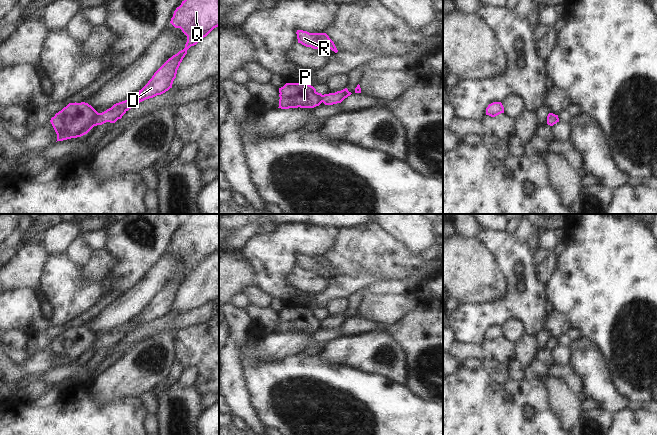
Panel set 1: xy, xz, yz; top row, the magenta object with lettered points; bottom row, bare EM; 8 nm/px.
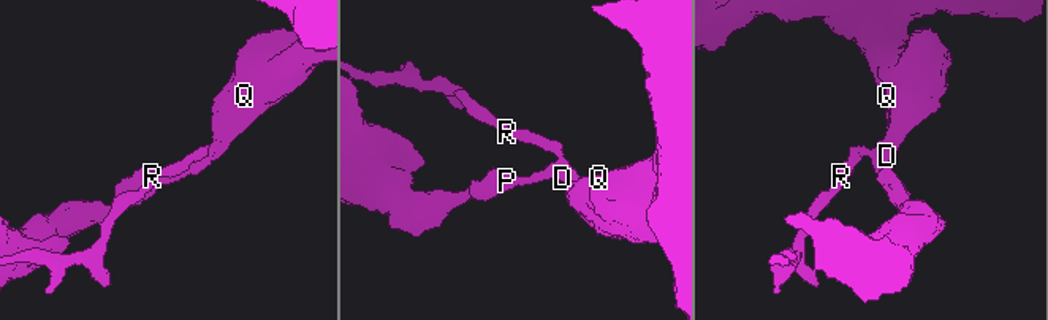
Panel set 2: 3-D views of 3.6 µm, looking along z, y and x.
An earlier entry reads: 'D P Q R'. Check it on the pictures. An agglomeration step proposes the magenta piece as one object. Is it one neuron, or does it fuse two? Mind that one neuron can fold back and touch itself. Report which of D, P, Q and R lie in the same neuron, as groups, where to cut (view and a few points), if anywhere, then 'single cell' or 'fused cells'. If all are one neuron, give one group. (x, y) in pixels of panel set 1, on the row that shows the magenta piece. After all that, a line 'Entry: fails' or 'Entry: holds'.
D Q R / P; cut in xy along (98, 113), (93, 125); fused cells
Entry: fails

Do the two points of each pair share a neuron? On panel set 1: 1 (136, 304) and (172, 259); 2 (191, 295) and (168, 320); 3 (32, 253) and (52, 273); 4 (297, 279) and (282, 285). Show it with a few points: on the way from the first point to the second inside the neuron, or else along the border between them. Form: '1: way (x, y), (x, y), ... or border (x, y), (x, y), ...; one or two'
1: way (143, 293), (165, 270); one
2: border (199, 307), (184, 312), (172, 312); two
3: border (54, 254), (44, 270), (42, 282), (33, 287); two
4: border (296, 266), (289, 281), (307, 293); two

